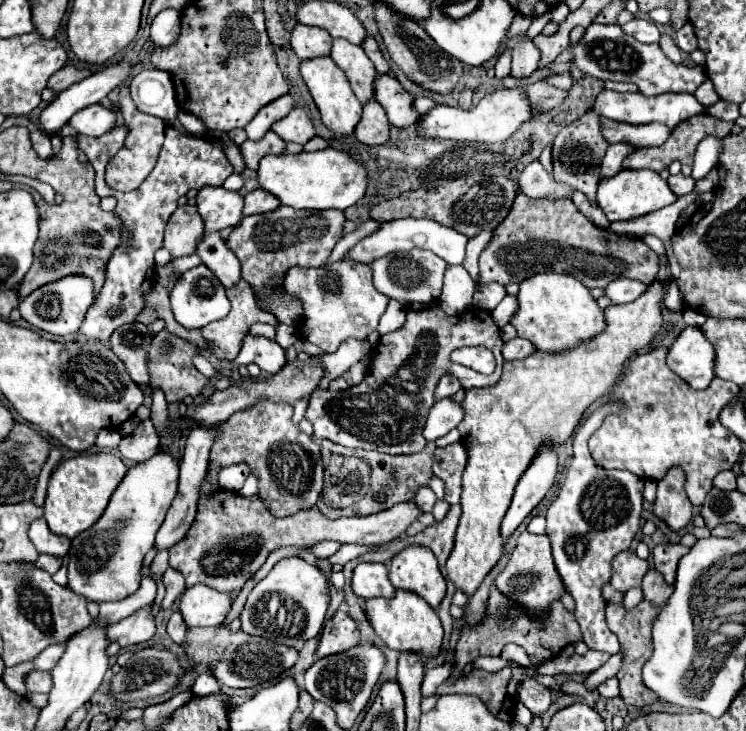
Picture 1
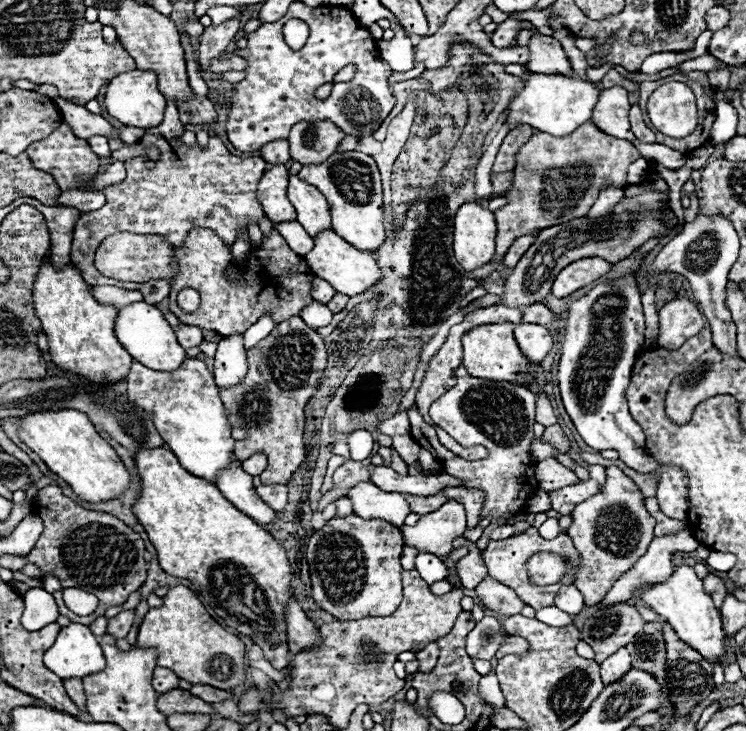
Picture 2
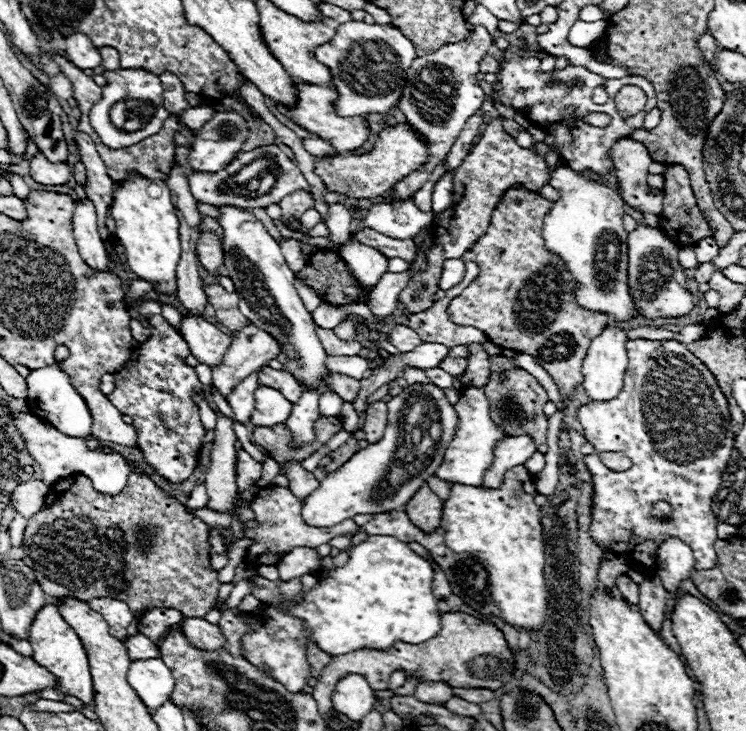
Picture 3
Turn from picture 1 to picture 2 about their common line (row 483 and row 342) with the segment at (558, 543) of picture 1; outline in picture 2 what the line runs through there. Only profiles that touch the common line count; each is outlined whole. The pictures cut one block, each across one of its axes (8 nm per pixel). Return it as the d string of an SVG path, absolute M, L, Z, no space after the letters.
M632 272L614 280L598 282L586 296L568 308L566 336L562 358L558 364L558 382L564 408L572 418L578 434L594 450L618 450L620 460L640 474L658 472L658 504L670 518L686 520L688 516L688 484L680 468L660 466L644 450L644 432L632 420L624 390L630 382L632 362L644 346L644 316L640 304L640 288Z

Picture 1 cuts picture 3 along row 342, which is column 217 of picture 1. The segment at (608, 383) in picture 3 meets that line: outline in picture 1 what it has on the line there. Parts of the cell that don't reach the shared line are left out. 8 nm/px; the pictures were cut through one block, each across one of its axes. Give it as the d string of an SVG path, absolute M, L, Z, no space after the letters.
M192 586L182 594L180 612L186 626L220 626L232 608L232 596L210 586Z

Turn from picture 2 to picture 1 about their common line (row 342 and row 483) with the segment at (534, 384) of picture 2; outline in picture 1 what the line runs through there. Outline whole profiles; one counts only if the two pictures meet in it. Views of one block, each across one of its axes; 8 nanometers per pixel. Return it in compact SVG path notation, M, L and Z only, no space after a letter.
M656 280L648 292L634 302L606 308L608 328L602 336L594 336L588 344L580 344L580 348L564 352L564 356L534 352L524 360L504 362L498 384L466 390L462 400L464 420L458 424L468 452L462 480L462 516L454 550L446 562L448 578L464 594L472 596L498 562L504 548L500 540L500 520L508 510L520 476L538 456L538 450L544 444L564 444L572 436L584 410L612 390L624 360L650 344L660 332L662 294L664 284Z

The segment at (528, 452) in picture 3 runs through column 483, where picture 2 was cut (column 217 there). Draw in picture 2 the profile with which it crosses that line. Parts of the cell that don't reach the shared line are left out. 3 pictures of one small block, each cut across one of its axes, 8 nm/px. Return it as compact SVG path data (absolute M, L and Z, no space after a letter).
M234 462L228 470L224 470L216 486L240 512L248 514L262 528L274 522L276 512L266 502L260 500L252 486L252 476L240 468L240 462Z

